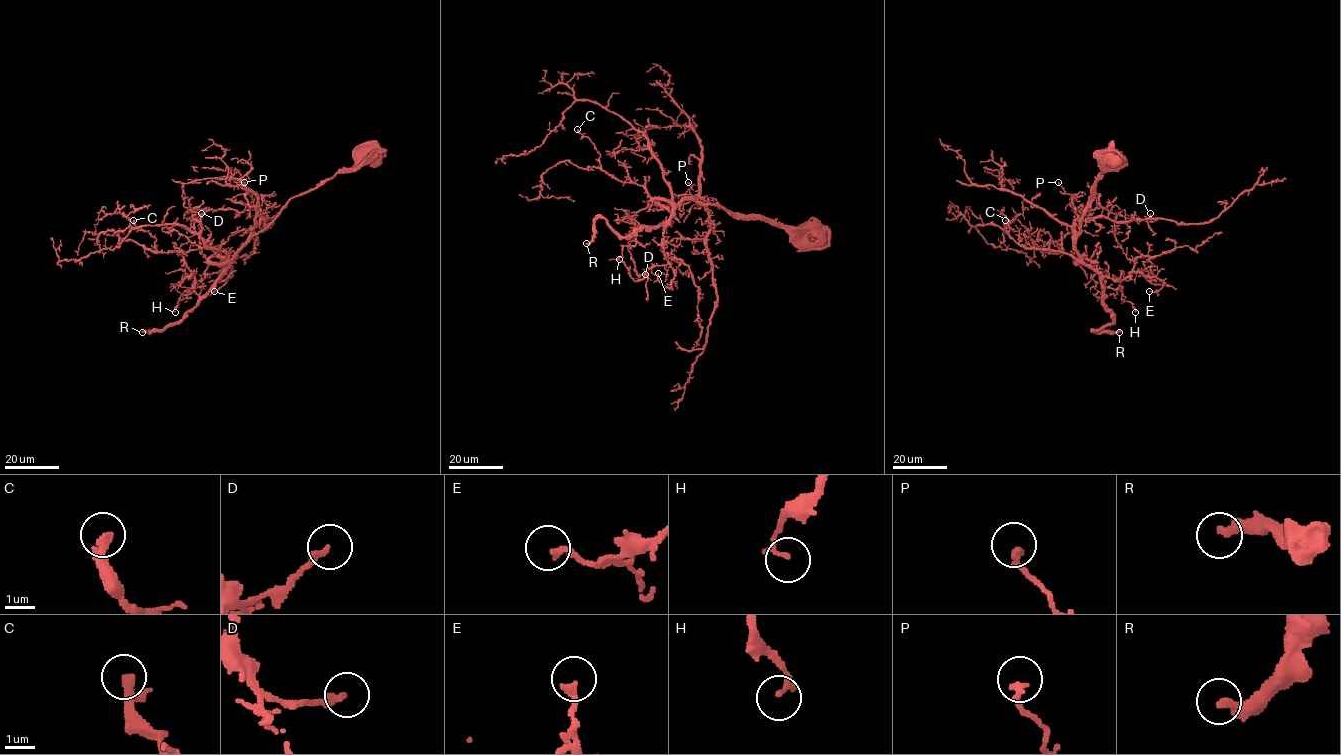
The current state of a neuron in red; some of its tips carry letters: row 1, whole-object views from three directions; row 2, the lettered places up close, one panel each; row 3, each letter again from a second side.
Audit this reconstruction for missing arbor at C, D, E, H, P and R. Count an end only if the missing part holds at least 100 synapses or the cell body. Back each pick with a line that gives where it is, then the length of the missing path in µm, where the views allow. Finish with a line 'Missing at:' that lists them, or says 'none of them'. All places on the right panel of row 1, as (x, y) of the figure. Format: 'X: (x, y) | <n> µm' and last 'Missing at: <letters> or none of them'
R: (1119, 332) | 60 µm
Missing at: R

